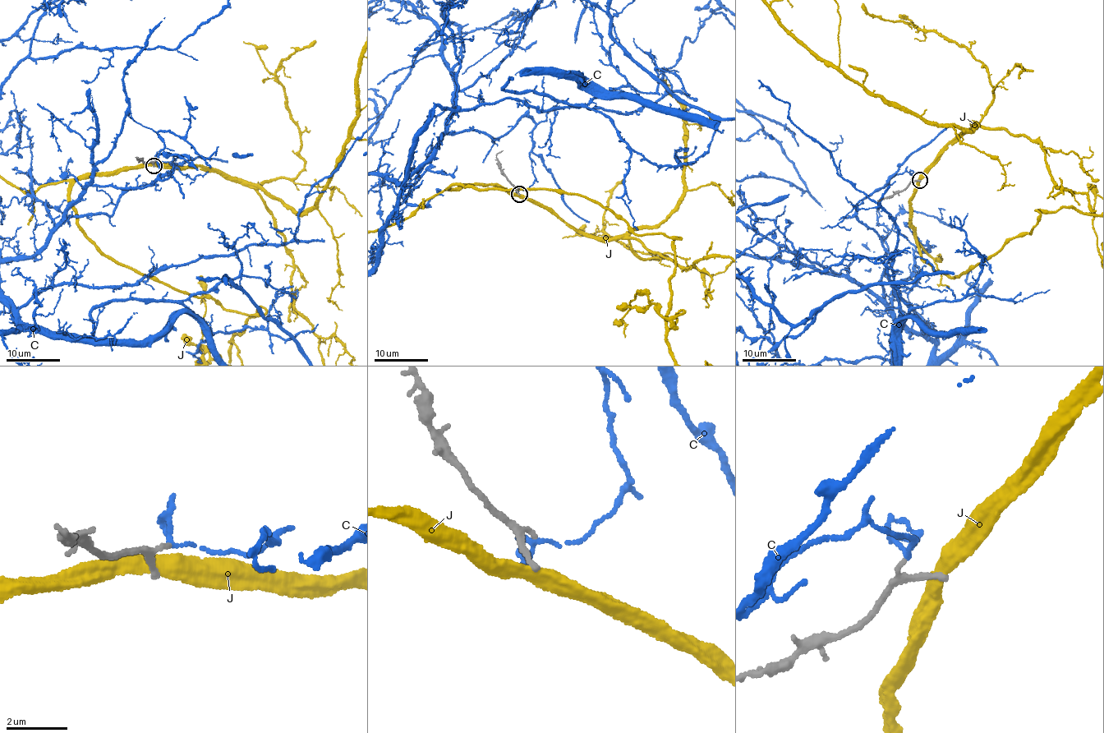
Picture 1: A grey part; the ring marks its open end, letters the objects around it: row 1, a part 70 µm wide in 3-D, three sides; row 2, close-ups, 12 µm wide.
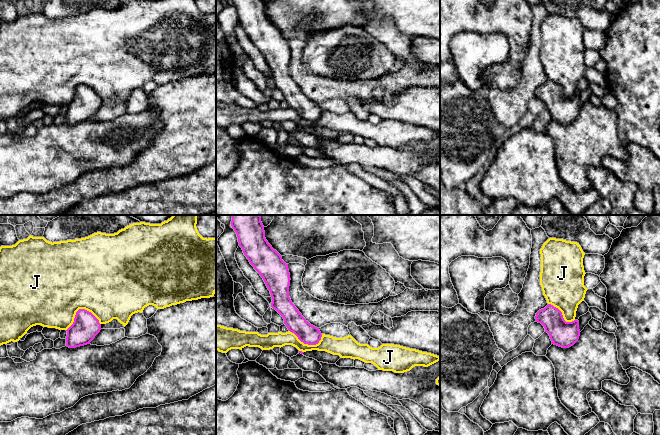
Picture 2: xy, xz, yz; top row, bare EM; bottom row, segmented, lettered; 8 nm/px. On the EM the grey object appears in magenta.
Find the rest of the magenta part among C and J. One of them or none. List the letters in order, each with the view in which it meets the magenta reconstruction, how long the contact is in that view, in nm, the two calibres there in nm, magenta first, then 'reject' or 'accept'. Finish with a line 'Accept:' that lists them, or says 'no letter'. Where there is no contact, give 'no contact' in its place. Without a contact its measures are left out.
C: no contact; reject
J: meets magenta in xy; contact 280 nm long; 220 nm thick on the magenta side, 500 nm on the other; reject
Accept: no letter

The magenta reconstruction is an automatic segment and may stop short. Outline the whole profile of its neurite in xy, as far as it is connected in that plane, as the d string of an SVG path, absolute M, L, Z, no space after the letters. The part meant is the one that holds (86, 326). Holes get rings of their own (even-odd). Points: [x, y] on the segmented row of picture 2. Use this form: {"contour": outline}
{"contour": "M79 309L73 324L66 330L66 346L76 348L90 344L100 330L99 320L91 312Z"}

